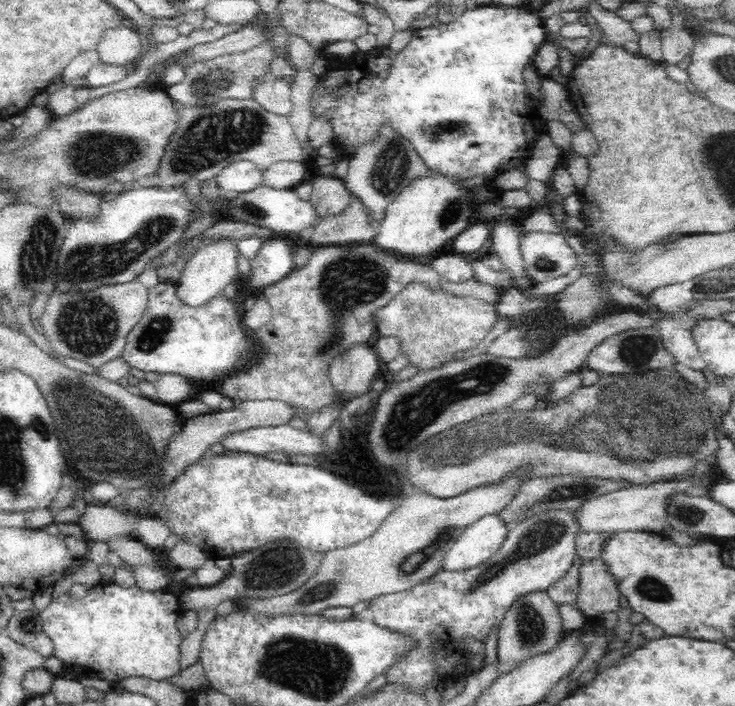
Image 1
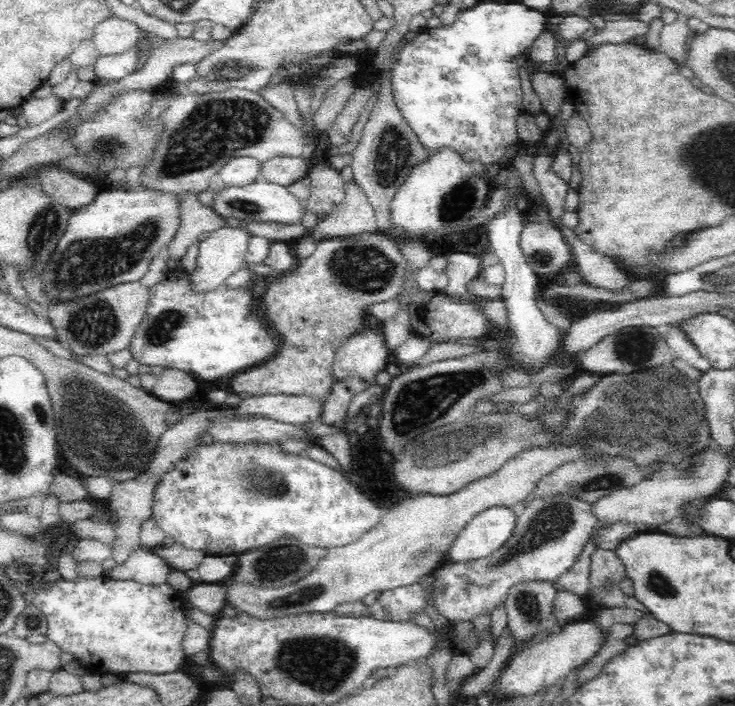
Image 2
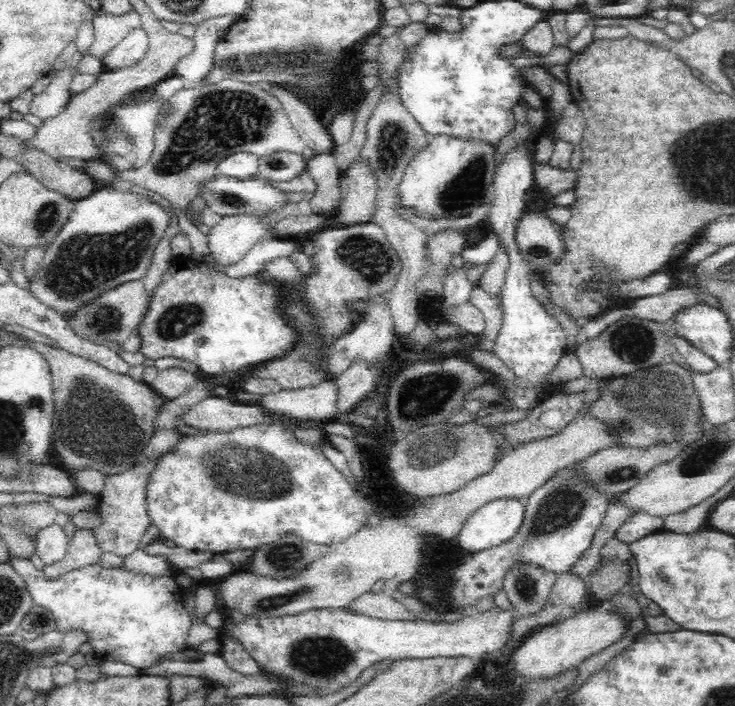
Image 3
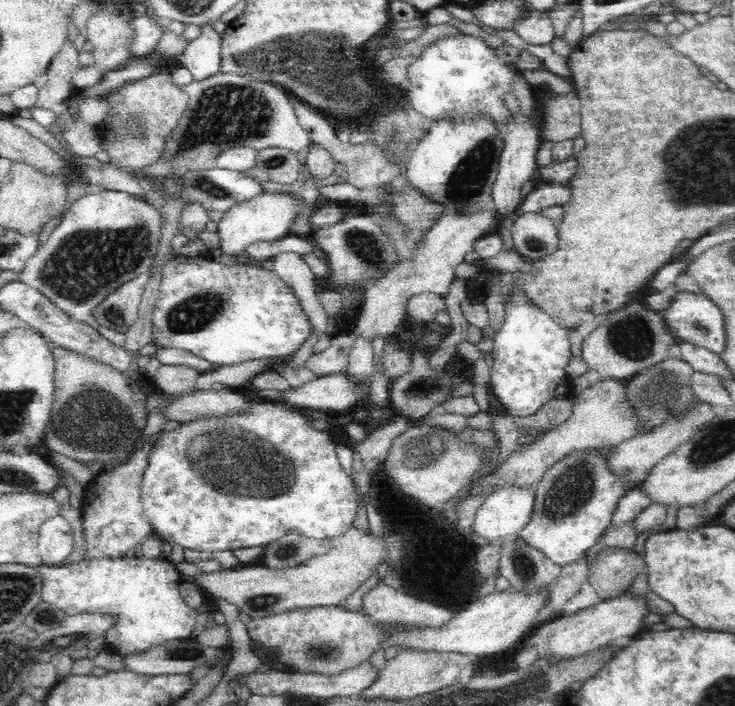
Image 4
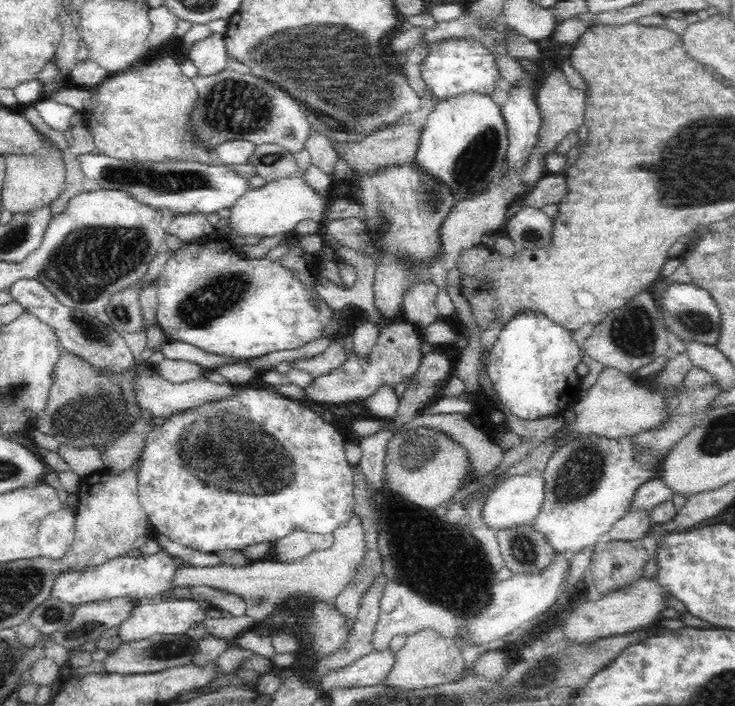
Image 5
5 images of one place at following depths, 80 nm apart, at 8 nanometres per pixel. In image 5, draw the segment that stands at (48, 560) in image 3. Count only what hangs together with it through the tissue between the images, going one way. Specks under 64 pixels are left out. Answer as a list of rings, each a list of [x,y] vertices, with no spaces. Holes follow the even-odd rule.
[[[68,493],[64,506],[39,522],[37,539],[42,555],[55,559],[68,550],[75,537],[74,508],[78,501],[77,493]]]

